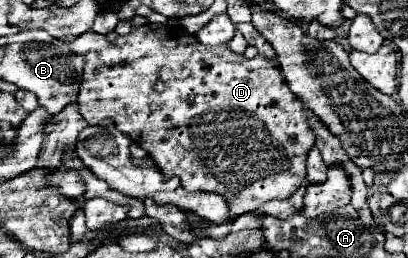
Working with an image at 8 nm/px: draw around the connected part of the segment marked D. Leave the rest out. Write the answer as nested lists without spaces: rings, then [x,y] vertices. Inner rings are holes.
[[[143,25],[143,27],[137,27],[133,29],[129,35],[123,35],[116,39],[114,43],[110,43],[105,39],[103,43],[103,37],[100,35],[100,39],[96,39],[95,32],[87,32],[86,39],[81,37],[75,41],[76,49],[71,48],[72,51],[81,53],[87,61],[85,65],[85,73],[83,73],[83,85],[81,85],[81,103],[79,103],[79,111],[83,115],[83,119],[89,123],[89,125],[99,125],[101,121],[113,121],[115,127],[119,127],[121,133],[129,135],[139,147],[143,147],[149,157],[155,161],[155,165],[161,169],[163,177],[165,179],[171,179],[171,177],[179,177],[181,179],[181,185],[187,189],[187,191],[207,191],[207,193],[217,193],[225,199],[225,203],[231,207],[231,215],[229,215],[229,223],[221,223],[221,229],[209,229],[207,237],[211,239],[223,239],[231,233],[231,221],[235,221],[239,215],[245,215],[245,213],[251,213],[251,211],[257,211],[263,203],[271,201],[271,199],[287,199],[291,197],[299,187],[301,183],[305,181],[305,163],[307,163],[307,153],[309,149],[315,145],[315,133],[309,125],[309,109],[301,103],[299,97],[295,97],[289,89],[289,85],[285,83],[283,79],[283,73],[279,69],[279,63],[275,61],[269,61],[265,55],[255,55],[253,59],[245,59],[243,55],[239,53],[233,53],[227,45],[219,45],[219,47],[205,47],[203,43],[199,43],[193,35],[185,33],[185,43],[173,33],[169,31],[167,25]],[[205,113],[227,113],[229,119],[225,121],[225,127],[227,127],[227,133],[205,133],[205,131],[211,131],[211,123],[207,117],[201,117]]]

